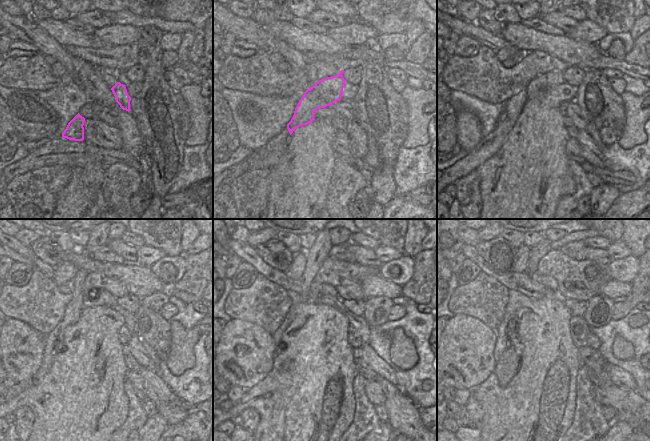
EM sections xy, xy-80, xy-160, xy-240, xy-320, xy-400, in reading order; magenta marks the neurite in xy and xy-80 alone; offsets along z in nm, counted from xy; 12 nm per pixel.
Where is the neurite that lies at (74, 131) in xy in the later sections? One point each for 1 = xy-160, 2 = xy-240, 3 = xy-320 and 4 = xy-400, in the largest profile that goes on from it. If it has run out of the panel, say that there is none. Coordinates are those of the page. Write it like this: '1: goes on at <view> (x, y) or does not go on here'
1: goes on at xy-160 (555, 77)
2: goes on at xy-240 (93, 297)
3: goes on at xy-320 (316, 291)
4: goes on at xy-400 (550, 283)

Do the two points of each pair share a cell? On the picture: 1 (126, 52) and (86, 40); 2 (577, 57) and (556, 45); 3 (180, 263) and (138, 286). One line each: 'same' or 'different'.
1: different
2: same
3: different

